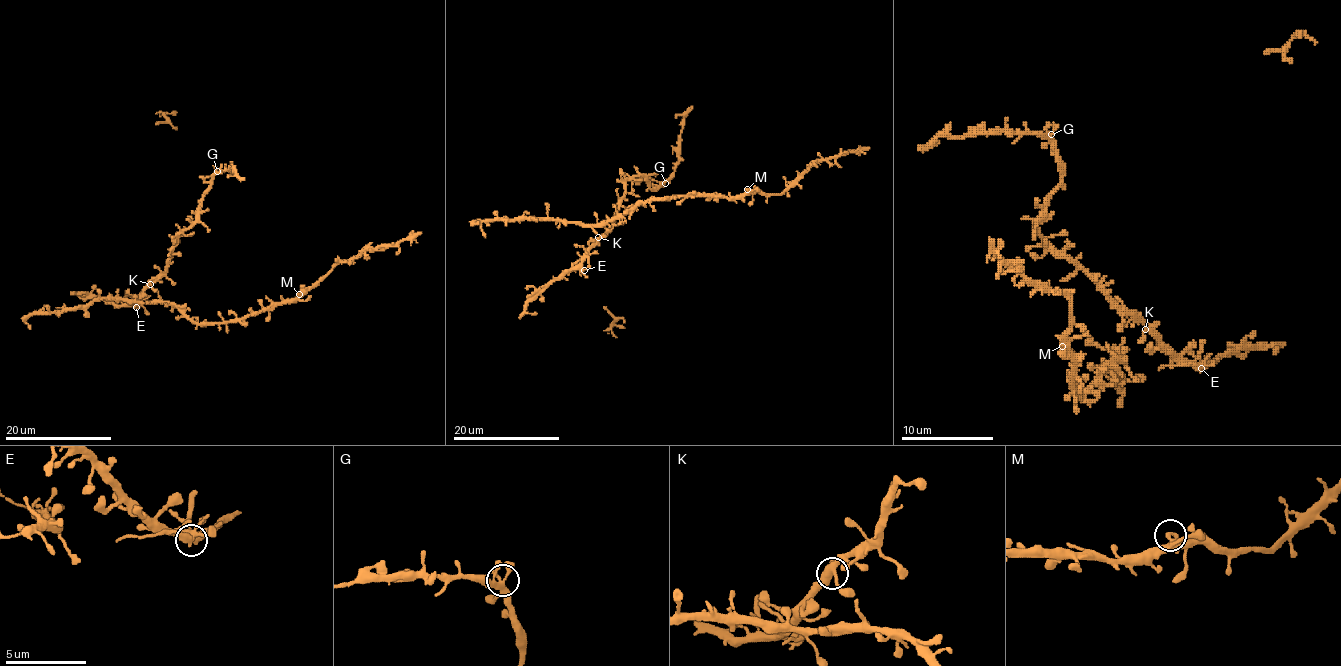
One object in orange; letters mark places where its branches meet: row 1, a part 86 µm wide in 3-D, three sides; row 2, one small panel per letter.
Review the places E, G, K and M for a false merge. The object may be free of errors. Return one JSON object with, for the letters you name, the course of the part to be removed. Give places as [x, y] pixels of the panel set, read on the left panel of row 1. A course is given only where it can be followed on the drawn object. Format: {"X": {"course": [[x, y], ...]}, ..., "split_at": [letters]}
{"split_at": ["E"]}

